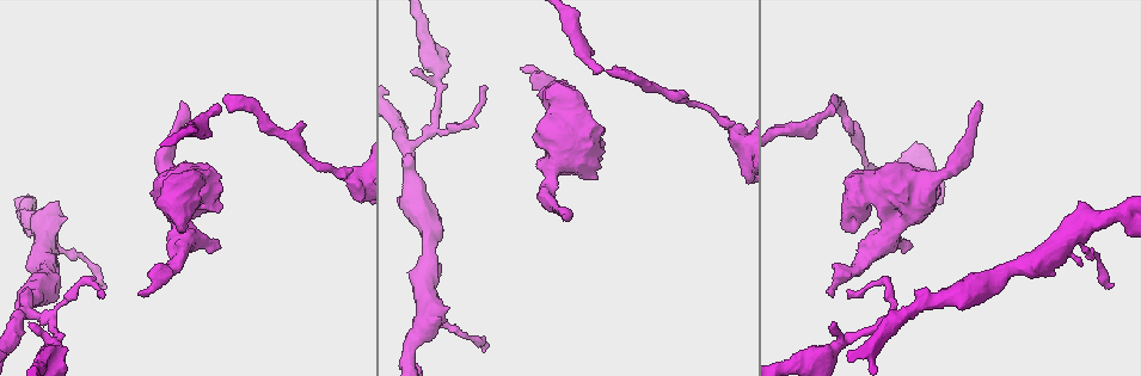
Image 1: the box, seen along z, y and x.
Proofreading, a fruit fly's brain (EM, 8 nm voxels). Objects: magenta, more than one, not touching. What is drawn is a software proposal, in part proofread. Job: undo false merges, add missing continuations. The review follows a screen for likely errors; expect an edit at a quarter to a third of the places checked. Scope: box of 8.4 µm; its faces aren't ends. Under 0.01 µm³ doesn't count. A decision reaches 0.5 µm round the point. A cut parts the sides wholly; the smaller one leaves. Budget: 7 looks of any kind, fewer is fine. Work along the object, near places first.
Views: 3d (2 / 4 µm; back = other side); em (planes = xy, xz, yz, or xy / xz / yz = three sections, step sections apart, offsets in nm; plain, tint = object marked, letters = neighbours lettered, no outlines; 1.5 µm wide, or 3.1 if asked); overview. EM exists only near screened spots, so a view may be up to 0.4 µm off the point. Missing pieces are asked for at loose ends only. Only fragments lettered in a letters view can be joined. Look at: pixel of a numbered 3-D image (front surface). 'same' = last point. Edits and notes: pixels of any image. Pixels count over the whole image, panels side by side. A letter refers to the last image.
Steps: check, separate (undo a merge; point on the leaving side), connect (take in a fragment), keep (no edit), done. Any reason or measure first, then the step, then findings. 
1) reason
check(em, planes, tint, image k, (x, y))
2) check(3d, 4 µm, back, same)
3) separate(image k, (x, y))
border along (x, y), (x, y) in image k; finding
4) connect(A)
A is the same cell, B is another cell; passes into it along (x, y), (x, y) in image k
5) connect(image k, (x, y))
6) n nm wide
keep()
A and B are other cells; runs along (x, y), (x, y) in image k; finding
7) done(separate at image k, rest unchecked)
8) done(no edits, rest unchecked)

an open end
check(em, planes, letters, image 1, (218, 245))

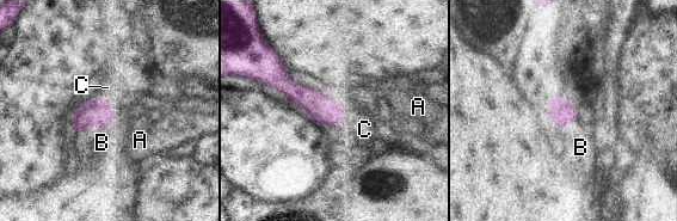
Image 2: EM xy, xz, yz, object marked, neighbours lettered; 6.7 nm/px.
connect(B)
B is the same cell, A and C are other cells; passes into it along (96, 112), (93, 127), (102, 142) in image 2; the neuron continues

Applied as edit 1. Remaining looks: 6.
redraw
check(overview)

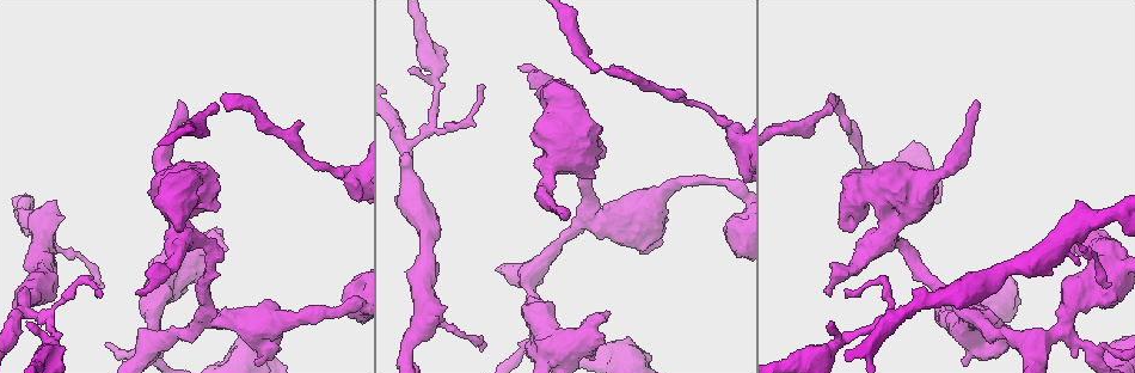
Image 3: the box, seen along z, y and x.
a narrow waist
check(3d, 2 µm, image 3, (600, 68))

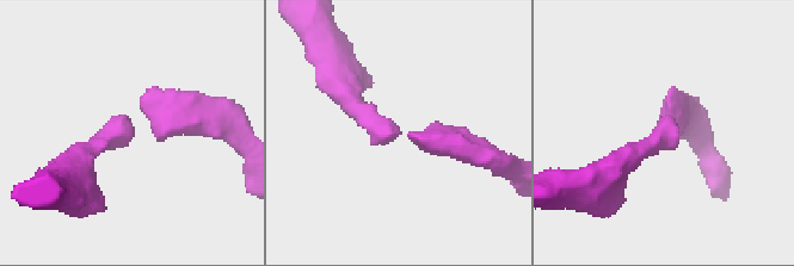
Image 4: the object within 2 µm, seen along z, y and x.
arms of 220, 260 nm; shape alone is not enough
check(em, planes, plain, image 4, (392, 131))

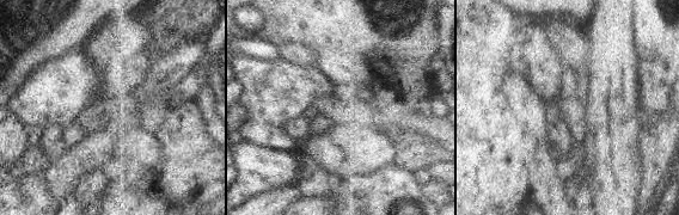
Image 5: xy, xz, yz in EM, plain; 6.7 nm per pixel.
check(em, planes, letters, same)

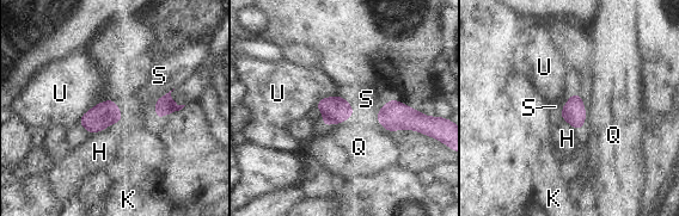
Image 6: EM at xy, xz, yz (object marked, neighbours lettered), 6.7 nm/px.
keep()
H, K, Q, S and U are other cells; one neuron here

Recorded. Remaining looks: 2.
side arm on a straight run
check(em, 3.1 µm, xy, step 8, tint, image 3, (408, 147))

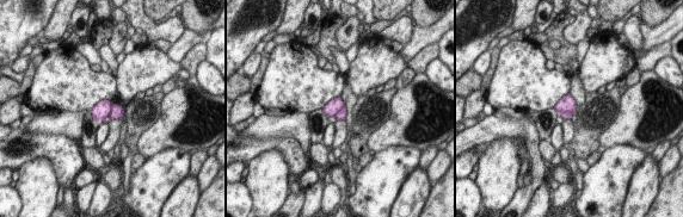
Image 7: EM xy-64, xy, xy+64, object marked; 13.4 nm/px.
what lies round it
check(em, 3.1 µm, xy, step 8, letters, same)

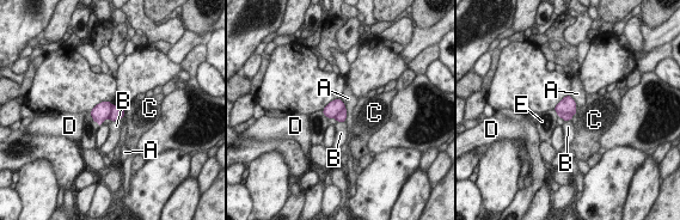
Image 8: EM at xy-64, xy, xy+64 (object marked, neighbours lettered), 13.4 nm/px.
separate(image 8, (117, 112))
A, B, C, D and E are other cells; a second neuron is stuck on

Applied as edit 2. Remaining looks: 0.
done(connect at image 2, separate at image 8, rest unchecked)

